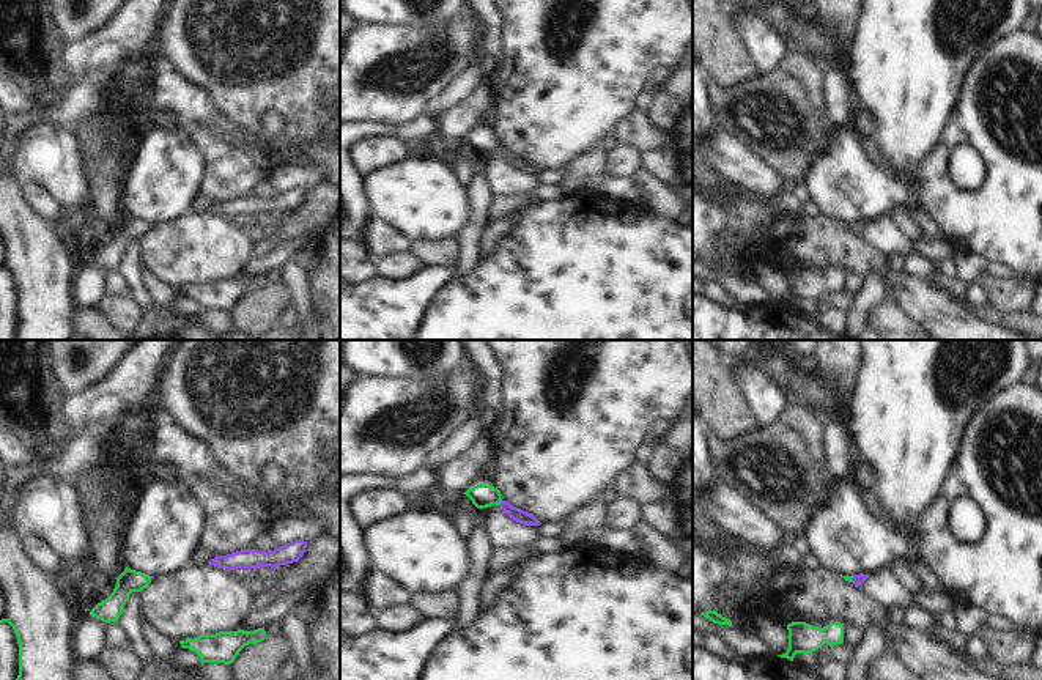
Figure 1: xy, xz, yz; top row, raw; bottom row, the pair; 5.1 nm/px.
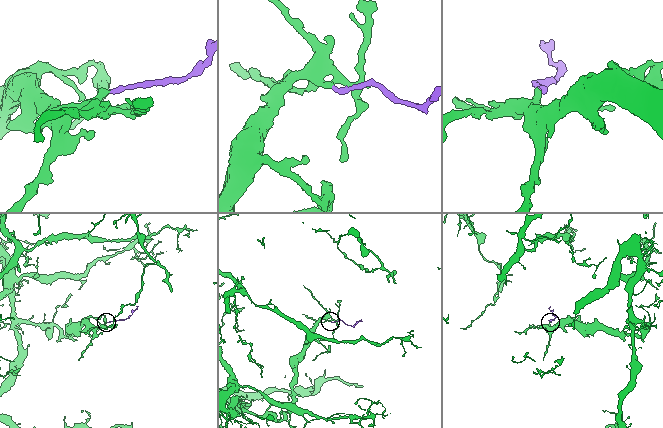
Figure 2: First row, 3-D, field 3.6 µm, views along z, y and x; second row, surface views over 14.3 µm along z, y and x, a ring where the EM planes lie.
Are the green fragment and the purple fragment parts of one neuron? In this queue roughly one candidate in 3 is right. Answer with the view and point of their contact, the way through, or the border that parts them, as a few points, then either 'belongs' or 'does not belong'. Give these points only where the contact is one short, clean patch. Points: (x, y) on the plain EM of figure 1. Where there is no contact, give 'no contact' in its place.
contact xz (499, 150); way xz (482, 144), (493, 144), (499, 150), (518, 162); belongs

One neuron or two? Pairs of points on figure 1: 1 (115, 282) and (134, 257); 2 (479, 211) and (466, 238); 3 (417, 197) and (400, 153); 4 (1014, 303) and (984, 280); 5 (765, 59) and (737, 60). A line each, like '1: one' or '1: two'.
1: two
2: one
3: two
4: one
5: two

